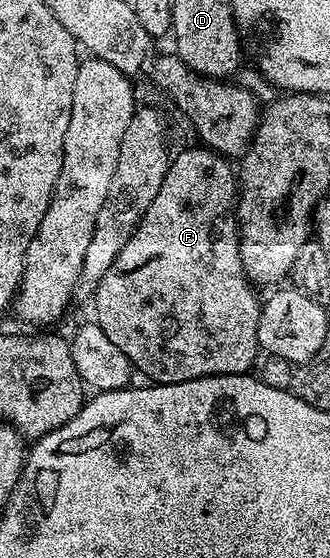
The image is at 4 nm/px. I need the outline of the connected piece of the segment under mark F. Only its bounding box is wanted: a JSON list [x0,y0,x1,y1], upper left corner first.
[92,144,262,384]

